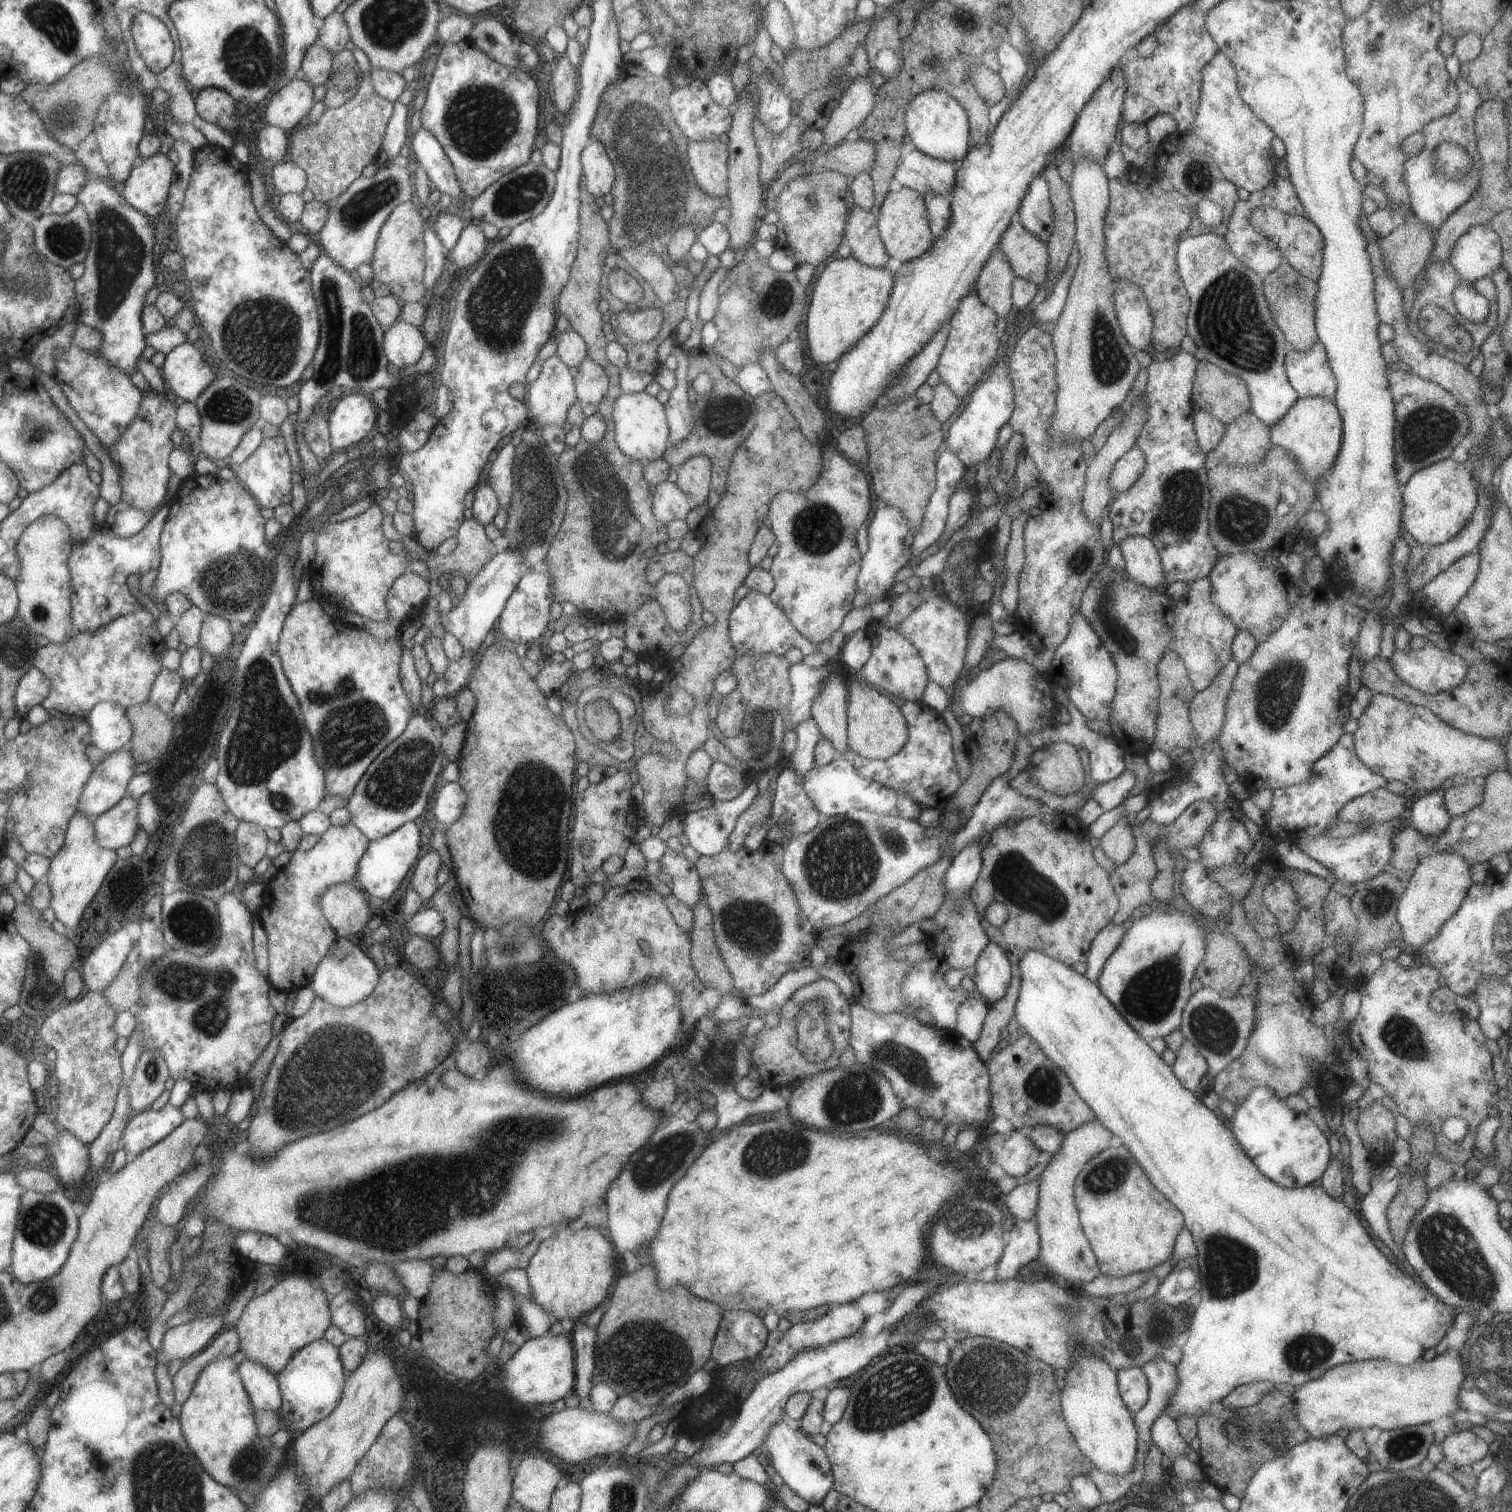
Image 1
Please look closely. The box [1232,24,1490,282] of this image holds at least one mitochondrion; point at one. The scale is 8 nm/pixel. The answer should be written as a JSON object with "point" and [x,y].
{"point":[1373,46]}

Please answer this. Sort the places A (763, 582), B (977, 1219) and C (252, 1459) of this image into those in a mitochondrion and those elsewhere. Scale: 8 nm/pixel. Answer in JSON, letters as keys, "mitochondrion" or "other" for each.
{"A":"other","B":"mitochondrion","C":"mitochondrion"}

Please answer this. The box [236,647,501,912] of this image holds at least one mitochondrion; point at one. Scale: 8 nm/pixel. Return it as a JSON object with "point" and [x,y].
{"point":[351,727]}

